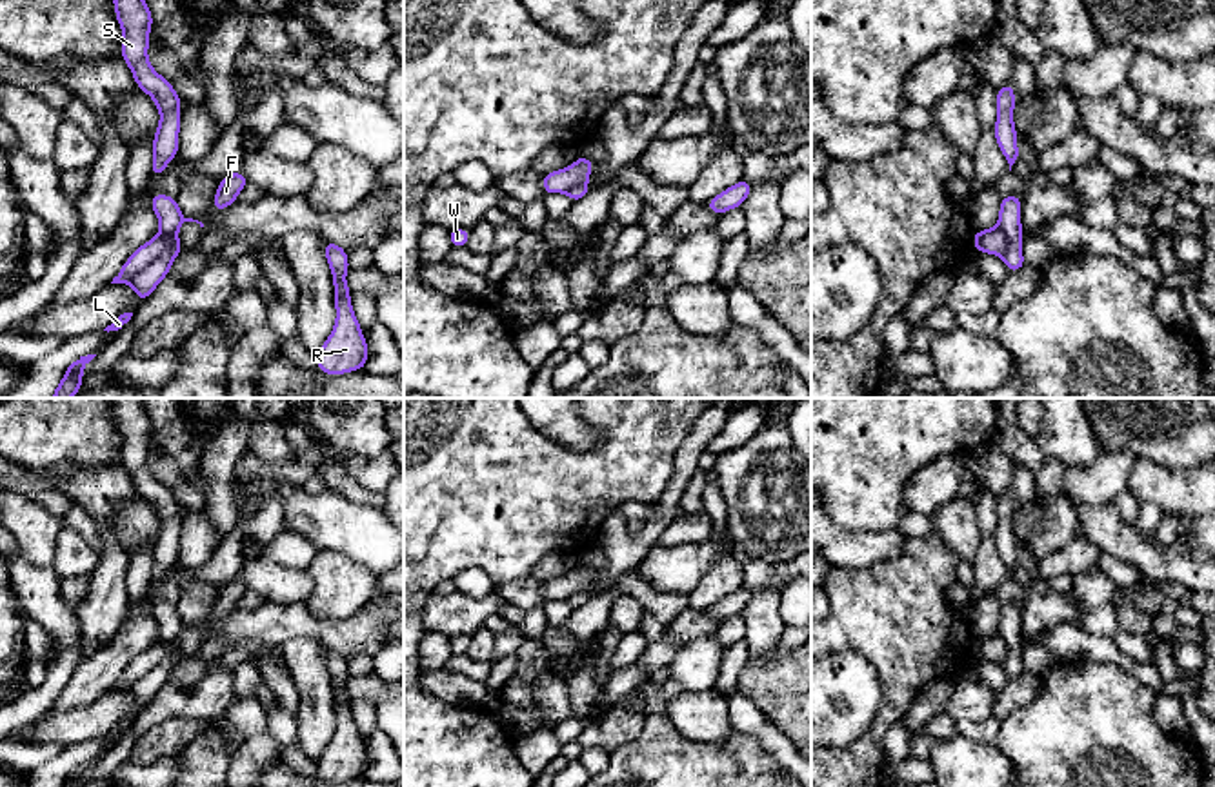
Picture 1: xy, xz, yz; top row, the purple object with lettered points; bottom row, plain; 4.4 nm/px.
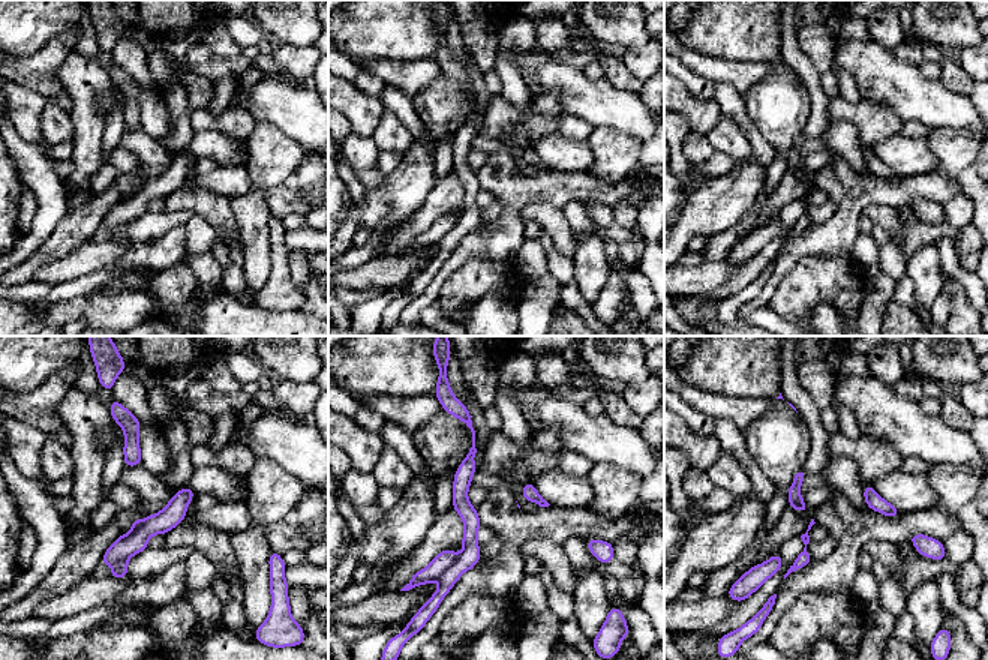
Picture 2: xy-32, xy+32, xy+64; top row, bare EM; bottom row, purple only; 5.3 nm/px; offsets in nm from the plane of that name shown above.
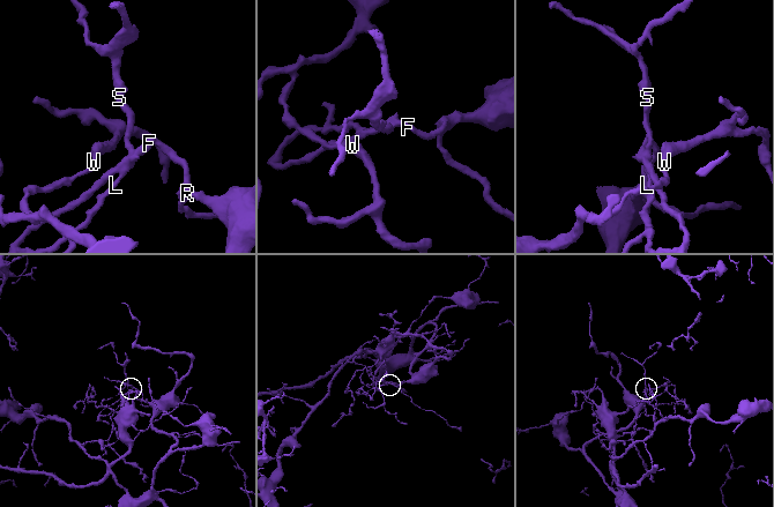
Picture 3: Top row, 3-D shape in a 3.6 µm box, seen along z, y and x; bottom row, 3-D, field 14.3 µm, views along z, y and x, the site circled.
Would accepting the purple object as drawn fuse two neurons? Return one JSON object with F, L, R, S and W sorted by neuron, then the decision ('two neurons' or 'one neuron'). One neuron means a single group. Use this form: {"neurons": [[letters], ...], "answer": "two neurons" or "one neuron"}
{"neurons": [["F", "L", "R", "S", "W"]], "answer": "one neuron"}

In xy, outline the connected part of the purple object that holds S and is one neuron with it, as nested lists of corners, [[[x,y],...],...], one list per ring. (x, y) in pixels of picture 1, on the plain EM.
[[[115,398],[113,413],[124,440],[122,467],[129,473],[138,496],[147,500],[160,518],[160,531],[153,545],[151,582],[164,582],[167,569],[178,563],[182,507],[175,494],[149,471],[153,423],[140,398]]]

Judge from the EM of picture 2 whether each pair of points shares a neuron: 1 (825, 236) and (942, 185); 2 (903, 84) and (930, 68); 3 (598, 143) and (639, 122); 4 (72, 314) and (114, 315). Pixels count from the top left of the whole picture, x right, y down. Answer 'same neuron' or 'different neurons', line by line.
1: same neuron
2: different neurons
3: different neurons
4: same neuron

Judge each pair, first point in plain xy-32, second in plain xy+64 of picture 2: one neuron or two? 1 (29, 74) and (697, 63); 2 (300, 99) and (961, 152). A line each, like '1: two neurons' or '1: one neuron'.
1: two neurons
2: two neurons

